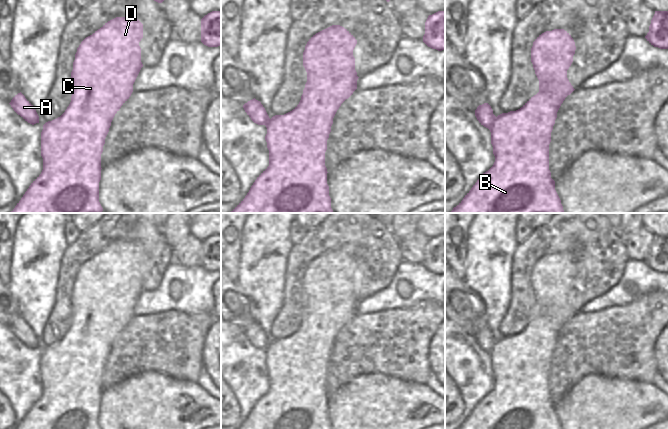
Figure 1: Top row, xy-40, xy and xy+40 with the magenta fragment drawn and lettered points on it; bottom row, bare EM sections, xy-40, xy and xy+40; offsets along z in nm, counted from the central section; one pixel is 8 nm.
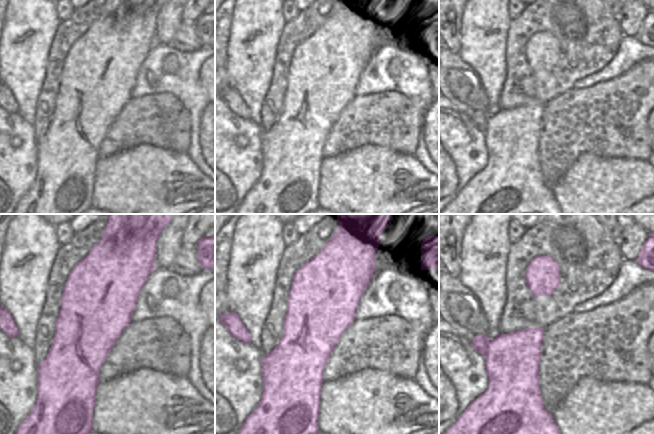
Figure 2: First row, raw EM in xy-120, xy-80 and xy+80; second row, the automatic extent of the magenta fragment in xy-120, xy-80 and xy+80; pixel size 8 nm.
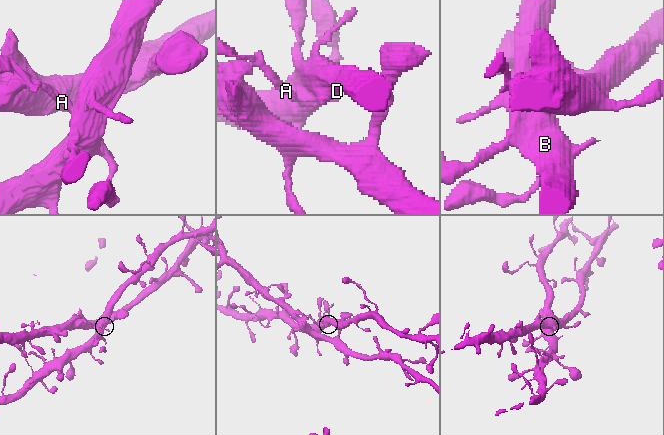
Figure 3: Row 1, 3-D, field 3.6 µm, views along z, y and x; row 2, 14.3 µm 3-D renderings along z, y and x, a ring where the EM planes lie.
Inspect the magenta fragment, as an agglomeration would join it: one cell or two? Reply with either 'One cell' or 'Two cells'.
Two cells

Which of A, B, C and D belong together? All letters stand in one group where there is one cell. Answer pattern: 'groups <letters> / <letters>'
groups A / B C D

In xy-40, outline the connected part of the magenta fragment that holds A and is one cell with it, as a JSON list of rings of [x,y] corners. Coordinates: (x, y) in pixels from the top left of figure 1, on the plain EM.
[[[21,316],[15,319],[9,328],[28,347],[32,349],[39,347],[39,340],[35,332]]]

